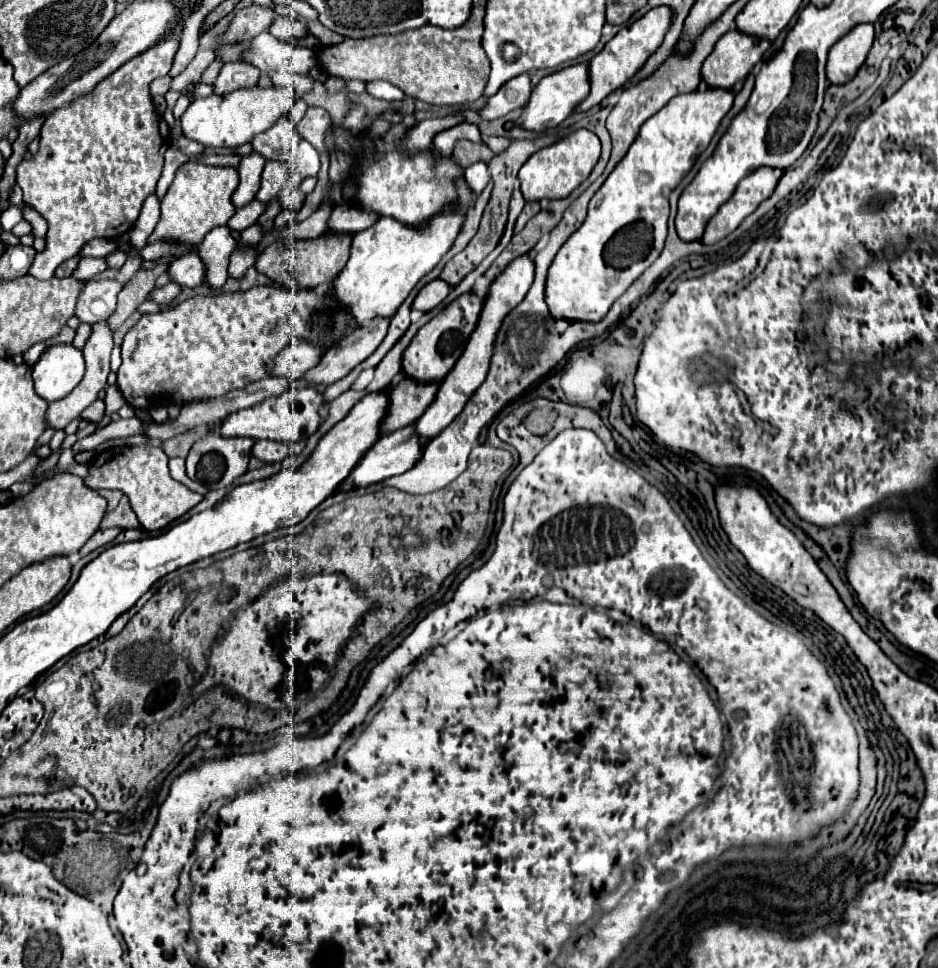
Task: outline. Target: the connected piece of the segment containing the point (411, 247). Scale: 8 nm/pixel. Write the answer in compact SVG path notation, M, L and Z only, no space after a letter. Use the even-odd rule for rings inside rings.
M458 167L458 171L460 175L454 179L456 199L438 211L432 219L422 223L420 229L404 227L404 223L396 223L396 219L380 217L372 227L354 235L350 259L344 271L332 283L332 293L352 313L354 327L360 327L364 321L374 317L394 315L416 283L428 275L454 245L466 221L468 205L474 199L474 191L464 179L464 167Z

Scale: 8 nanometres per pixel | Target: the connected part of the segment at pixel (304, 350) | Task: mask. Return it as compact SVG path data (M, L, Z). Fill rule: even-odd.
M294 341L286 351L282 351L272 367L270 373L274 377L288 377L290 381L298 381L308 369L312 369L314 365L320 363L322 351L316 349L314 345L308 345L304 341Z

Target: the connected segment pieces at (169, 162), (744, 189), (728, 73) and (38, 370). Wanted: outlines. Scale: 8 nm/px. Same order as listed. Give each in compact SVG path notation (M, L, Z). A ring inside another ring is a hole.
M170 147L170 149L166 151L164 173L162 173L162 177L160 177L160 181L158 181L158 189L156 189L156 197L158 197L160 201L164 199L164 195L166 195L166 191L168 191L168 185L170 185L170 181L174 179L176 169L178 169L182 163L186 163L186 161L188 161L188 157L186 157L182 151L178 151L176 147Z
M760 167L760 171L754 171L752 175L744 177L740 181L740 187L736 187L732 199L720 207L720 211L708 221L708 227L702 235L704 245L714 245L726 235L730 235L756 207L766 201L778 185L778 179L772 171L772 167Z
M738 29L728 31L718 39L712 55L702 65L702 79L710 87L738 87L740 81L752 71L770 47L768 39L742 33Z
M70 343L48 347L32 367L36 393L46 401L66 397L84 375L84 355Z

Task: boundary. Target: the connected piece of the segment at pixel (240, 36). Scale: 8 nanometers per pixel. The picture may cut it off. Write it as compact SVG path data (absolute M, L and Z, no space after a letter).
M250 5L242 11L236 13L232 19L228 31L224 33L224 43L234 43L234 41L248 41L256 37L262 31L268 31L276 13L268 7L260 5Z

